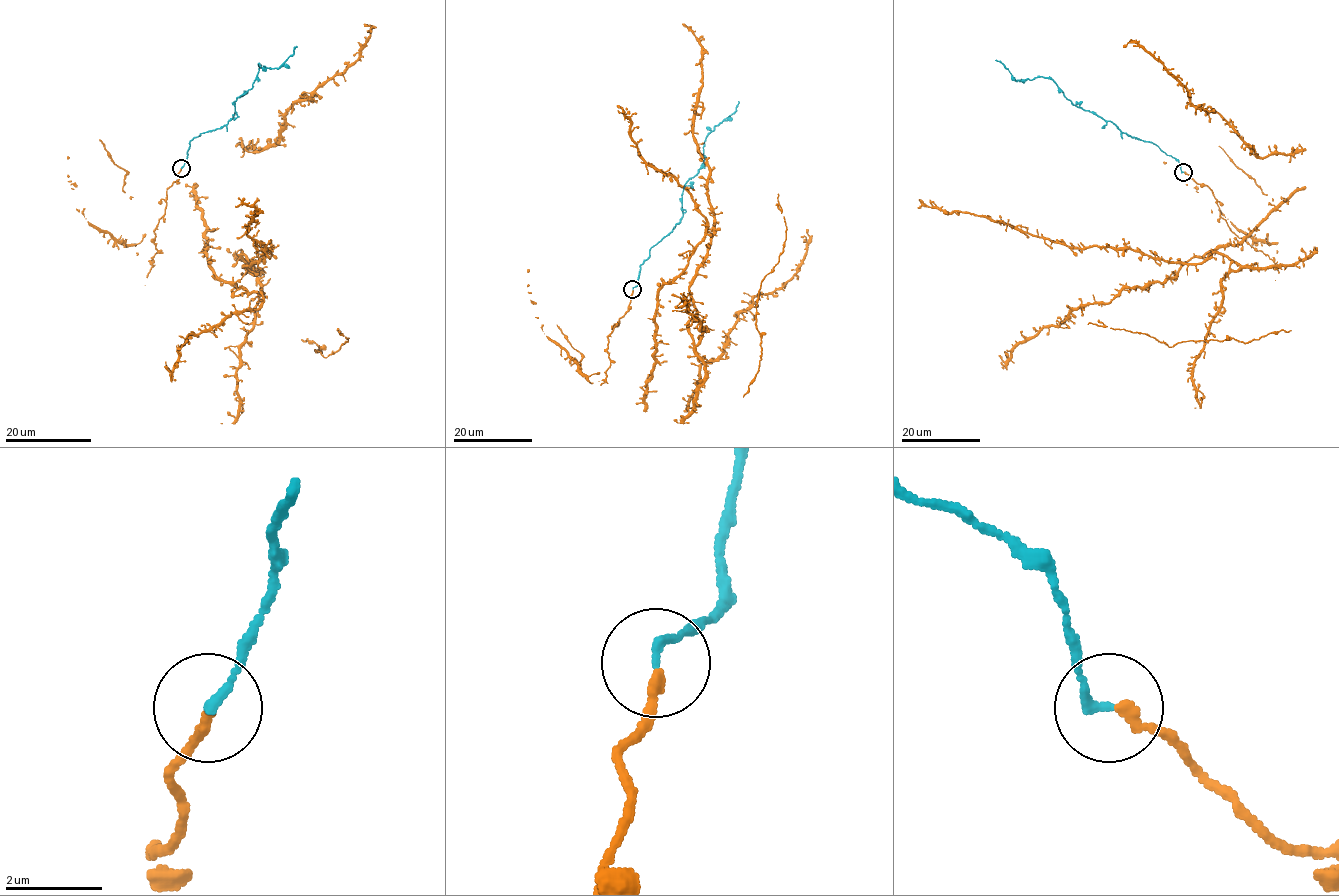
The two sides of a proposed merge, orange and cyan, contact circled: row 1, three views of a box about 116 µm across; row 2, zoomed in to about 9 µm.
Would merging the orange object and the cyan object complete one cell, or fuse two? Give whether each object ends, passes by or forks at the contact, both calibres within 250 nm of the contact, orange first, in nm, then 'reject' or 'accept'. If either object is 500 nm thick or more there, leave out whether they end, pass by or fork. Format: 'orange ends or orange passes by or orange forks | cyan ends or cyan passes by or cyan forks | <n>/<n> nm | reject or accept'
orange ends | cyan ends | 200/190 nm | accept

